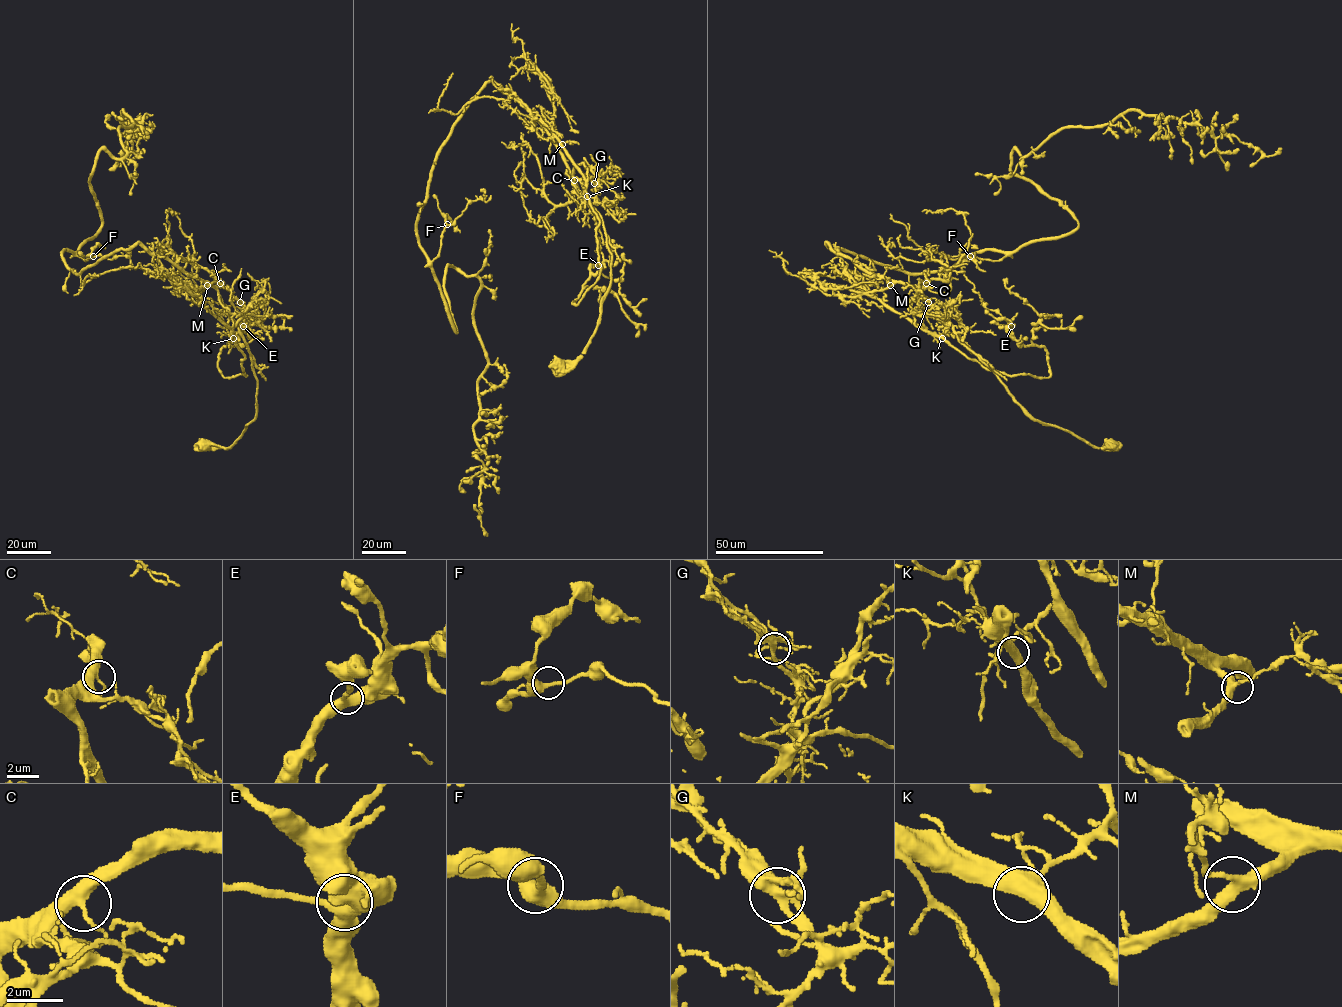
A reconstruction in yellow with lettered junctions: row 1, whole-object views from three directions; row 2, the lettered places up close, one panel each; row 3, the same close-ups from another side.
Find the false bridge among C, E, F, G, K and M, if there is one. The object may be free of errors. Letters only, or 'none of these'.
G

